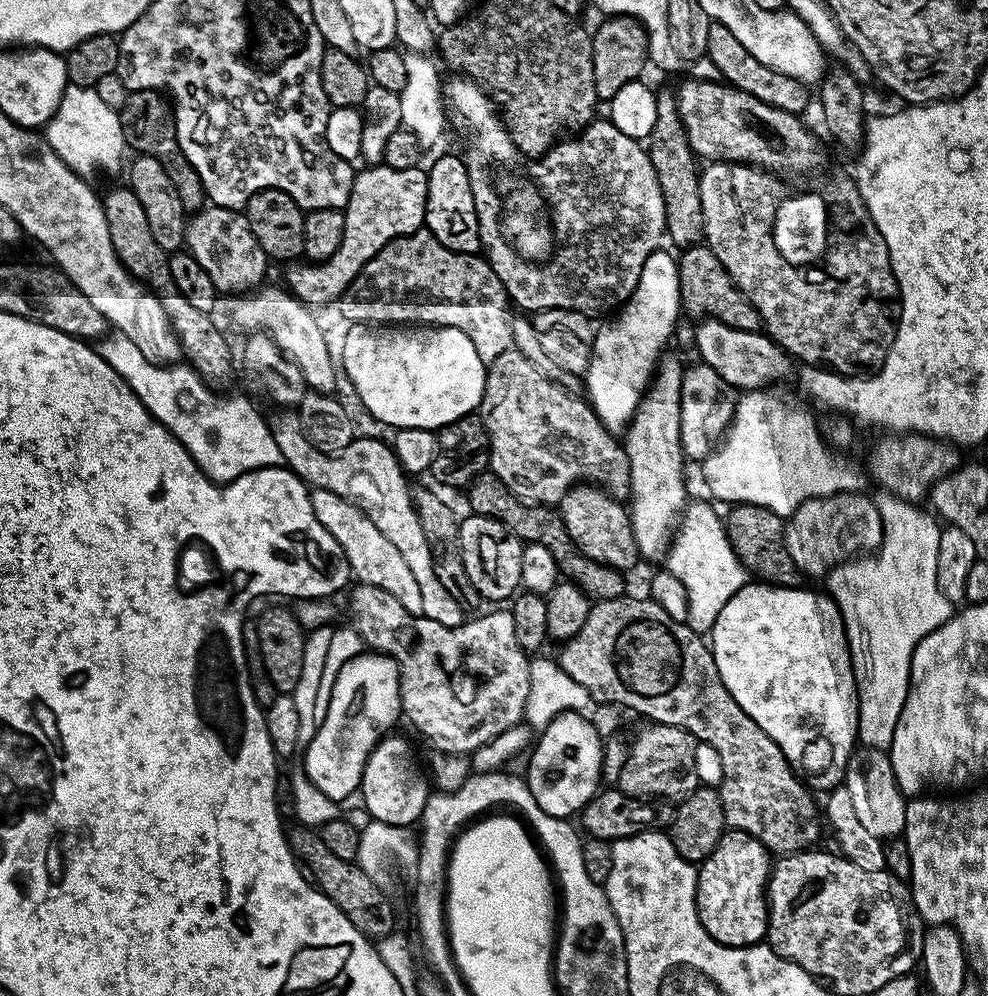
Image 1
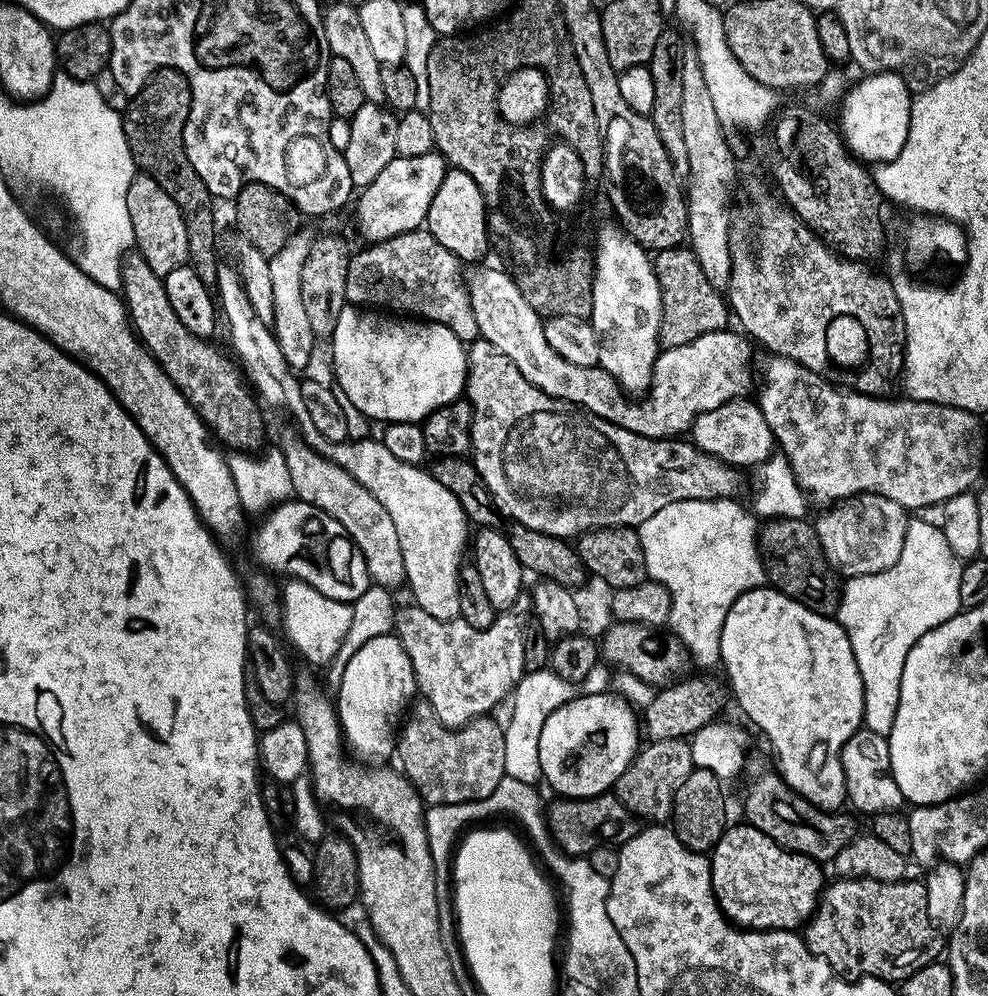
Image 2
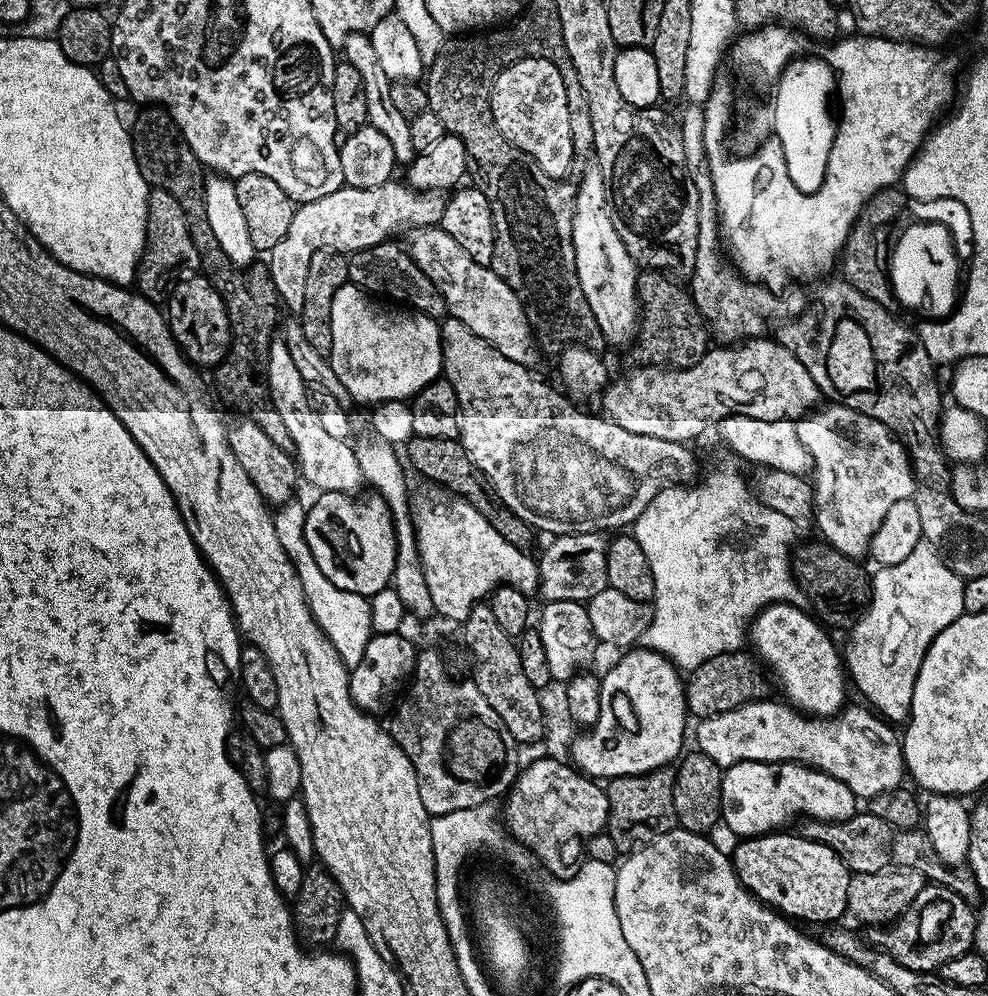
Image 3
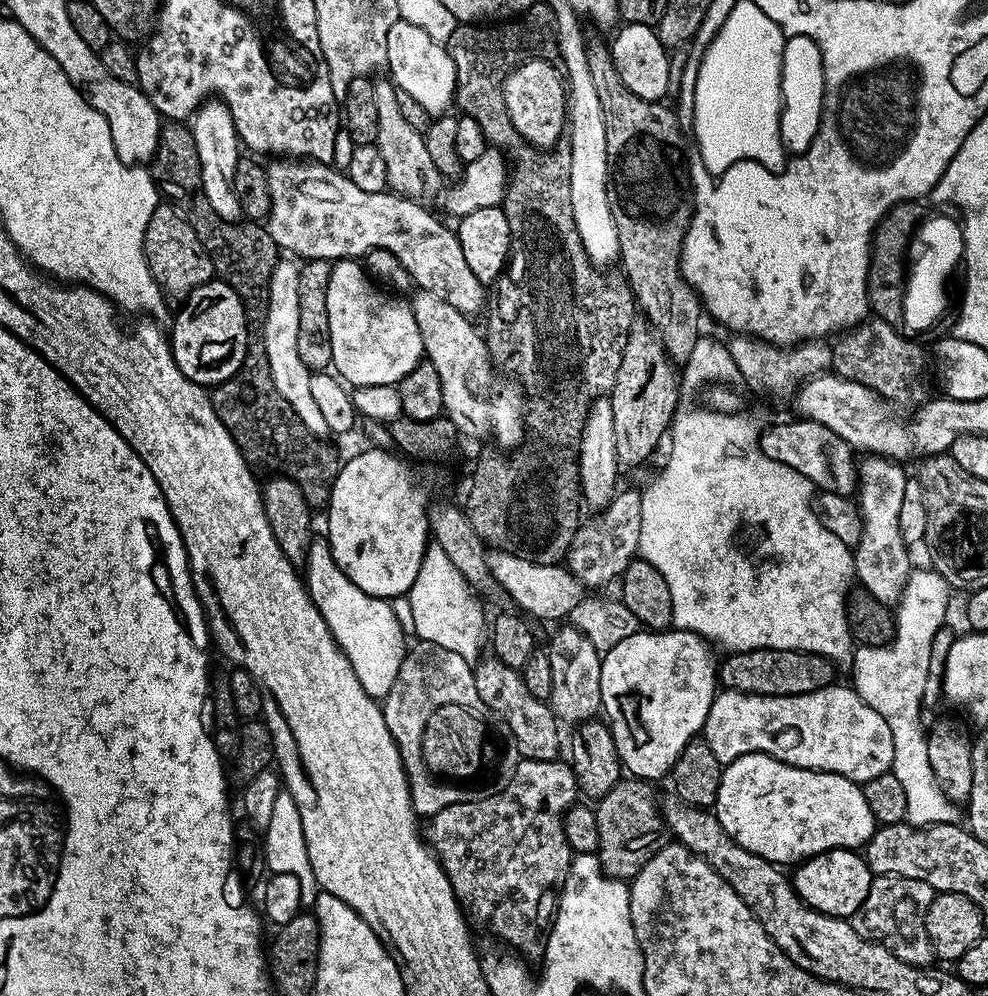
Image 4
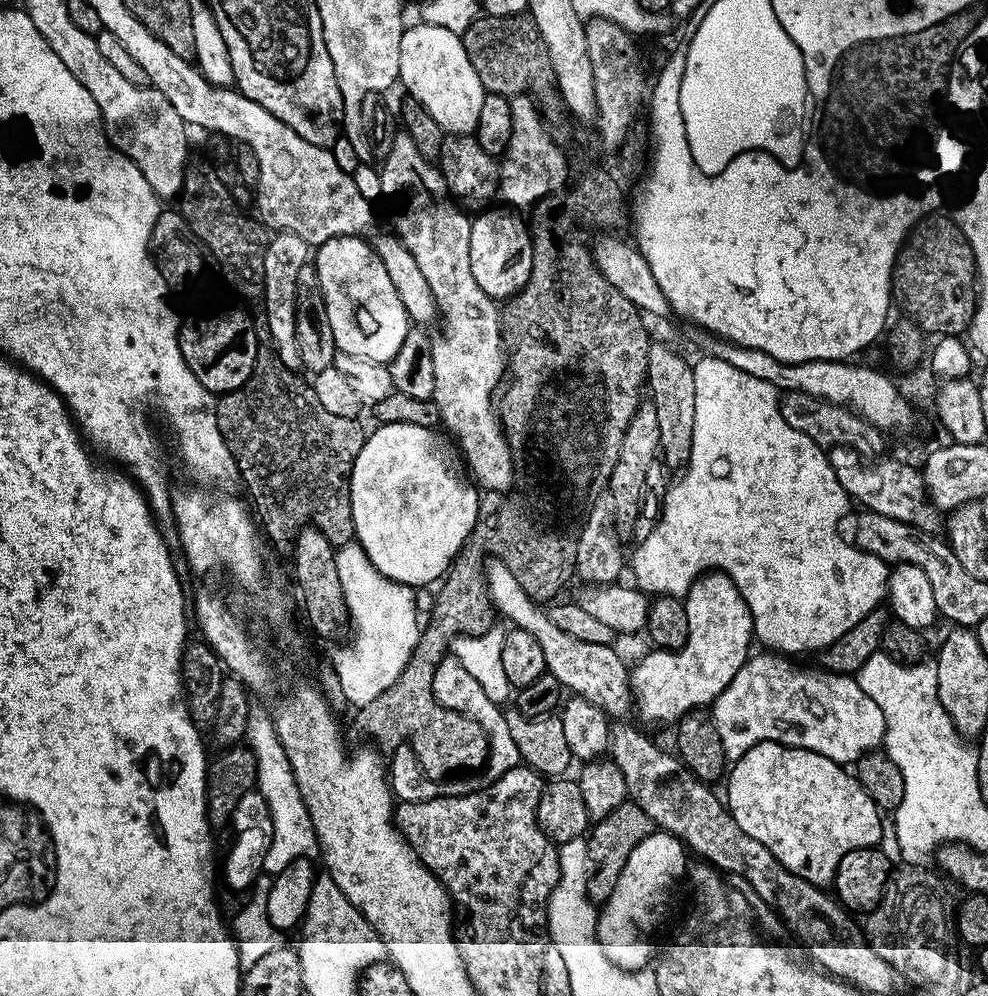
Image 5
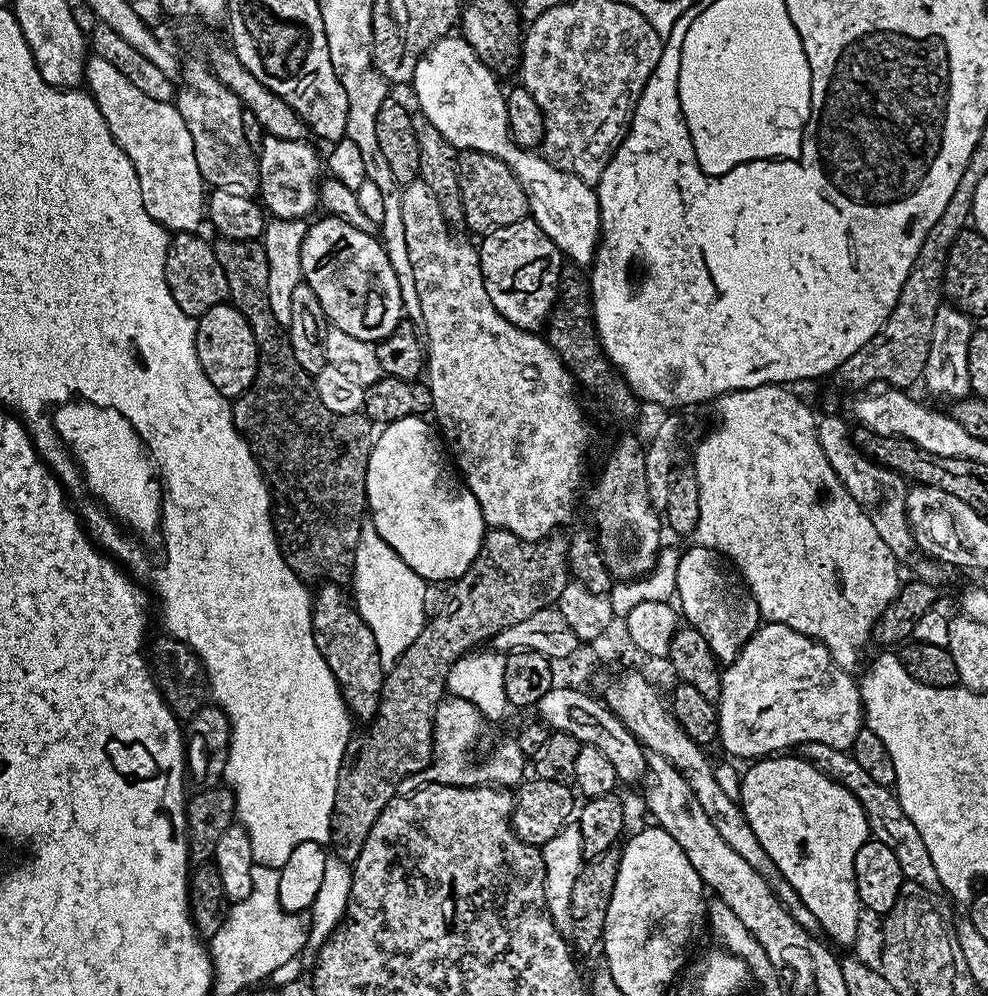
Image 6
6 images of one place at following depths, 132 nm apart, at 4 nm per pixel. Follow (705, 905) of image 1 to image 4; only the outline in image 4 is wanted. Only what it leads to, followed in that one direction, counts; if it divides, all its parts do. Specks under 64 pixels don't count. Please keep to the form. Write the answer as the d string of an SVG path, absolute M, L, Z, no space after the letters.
M835 848L817 856L811 856L793 872L796 873L791 873L792 885L796 888L796 893L810 907L827 916L841 918L852 917L864 905L874 879L874 873L869 870L863 855L850 848Z

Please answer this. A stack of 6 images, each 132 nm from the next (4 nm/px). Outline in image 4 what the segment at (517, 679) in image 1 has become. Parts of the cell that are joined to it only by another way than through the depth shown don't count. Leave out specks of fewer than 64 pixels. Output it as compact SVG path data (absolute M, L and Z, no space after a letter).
M621 489L601 511L600 520L579 525L572 533L571 545L565 553L564 564L586 588L604 586L617 581L630 561L637 557L641 544L643 493Z

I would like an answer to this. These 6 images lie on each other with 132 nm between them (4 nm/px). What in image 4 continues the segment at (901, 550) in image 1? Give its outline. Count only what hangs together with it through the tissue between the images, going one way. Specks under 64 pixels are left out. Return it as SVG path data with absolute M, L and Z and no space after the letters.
M934 570L928 572L913 571L904 587L904 595L900 597L894 608L896 618L896 634L889 644L878 646L860 646L855 649L852 657L851 683L860 695L882 718L886 718L886 726L890 726L890 734L894 738L894 762L890 771L902 782L902 790L906 790L907 823L924 828L927 824L954 824L961 819L957 805L940 788L936 774L930 764L928 753L928 737L926 724L920 721L920 703L924 700L924 691L928 688L928 671L932 668L932 643L944 624L944 615L948 612L948 592L950 586Z

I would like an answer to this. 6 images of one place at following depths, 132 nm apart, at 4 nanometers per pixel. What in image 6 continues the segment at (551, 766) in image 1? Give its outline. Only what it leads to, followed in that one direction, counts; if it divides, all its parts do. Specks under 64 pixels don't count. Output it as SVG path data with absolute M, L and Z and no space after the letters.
M697 544L691 547L684 552L681 551L679 555L678 570L675 571L676 602L681 617L687 619L685 620L687 625L702 634L717 661L727 666L759 628L760 618L756 610L752 608L748 610L730 588L718 564L717 553L713 549Z

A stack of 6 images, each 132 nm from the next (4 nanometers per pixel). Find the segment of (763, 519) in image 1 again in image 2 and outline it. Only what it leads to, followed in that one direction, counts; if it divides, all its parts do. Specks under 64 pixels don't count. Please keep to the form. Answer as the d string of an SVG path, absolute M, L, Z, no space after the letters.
M777 516L759 529L758 543L760 560L764 563L764 578L771 587L782 594L802 602L810 610L823 616L835 617L840 610L842 580L836 569L828 565L818 534L811 523L804 518Z

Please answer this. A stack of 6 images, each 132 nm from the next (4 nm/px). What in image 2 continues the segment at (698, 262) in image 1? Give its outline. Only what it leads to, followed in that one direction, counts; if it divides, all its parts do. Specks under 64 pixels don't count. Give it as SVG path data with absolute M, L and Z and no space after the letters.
M677 246L674 248L659 249L654 256L654 267L660 293L662 294L660 342L664 348L686 346L690 342L694 342L694 338L702 338L702 334L706 334L707 332L722 332L729 327L730 309L725 293L721 289L715 288L710 282L710 278L706 278L706 274L702 274L702 266L698 264L698 258L692 252L691 247Z

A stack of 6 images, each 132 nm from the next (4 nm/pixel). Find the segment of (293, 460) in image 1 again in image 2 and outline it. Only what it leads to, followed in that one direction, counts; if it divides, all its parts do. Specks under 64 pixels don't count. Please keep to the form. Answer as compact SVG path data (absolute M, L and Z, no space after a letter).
M221 263L217 267L214 288L218 293L218 308L223 323L224 320L228 323L228 336L236 350L235 357L255 395L267 407L269 404L272 408L285 408L292 415L296 423L295 431L301 440L327 460L342 466L342 470L362 482L362 486L366 486L366 490L370 490L370 494L374 494L374 498L386 506L386 514L390 514L390 519L394 521L394 530L398 530L398 542L402 546L404 559L404 579L406 588L412 591L416 599L413 600L415 607L426 610L426 614L439 620L457 619L460 614L460 570L465 563L464 547L470 544L470 521L458 498L454 498L454 494L450 494L442 482L434 479L431 471L398 462L398 458L394 458L394 454L390 454L390 450L386 450L379 440L346 439L339 444L322 438L314 422L310 422L310 414L300 389L301 381L296 380L297 373L288 367L275 331L255 314L240 274L231 263Z

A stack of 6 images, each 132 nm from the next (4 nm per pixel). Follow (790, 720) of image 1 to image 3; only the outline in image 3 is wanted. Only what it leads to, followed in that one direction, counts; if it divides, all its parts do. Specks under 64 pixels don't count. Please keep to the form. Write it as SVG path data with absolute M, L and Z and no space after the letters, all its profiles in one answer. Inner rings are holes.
M772 604L770 607L762 609L762 611L759 612L755 620L753 620L750 625L750 644L753 644L753 646L751 645L751 647L754 649L755 655L759 657L759 659L763 661L763 663L767 665L767 667L770 669L771 675L775 677L775 679L776 679L776 676L778 679L780 679L780 684L782 687L784 687L785 694L789 696L789 697L788 696L785 696L785 697L787 697L787 699L791 701L793 705L804 706L800 704L808 704L816 696L816 704L818 707L832 708L828 710L839 709L841 705L845 703L844 680L846 684L846 668L845 668L845 665L842 663L841 649L839 652L839 650L836 649L835 642L832 641L830 637L828 637L829 629L825 627L825 625L821 623L821 621L817 619L815 615L809 614L807 611L805 611L806 613L804 613L802 609L803 607L797 606L795 604ZM743 760L723 769L722 806L720 815L723 827L728 827L736 838L749 836L765 836L767 832L775 832L788 826L795 816L810 820L845 820L855 816L858 811L858 798L838 778L818 768L810 768L806 764L781 762L767 764L766 762L750 762Z

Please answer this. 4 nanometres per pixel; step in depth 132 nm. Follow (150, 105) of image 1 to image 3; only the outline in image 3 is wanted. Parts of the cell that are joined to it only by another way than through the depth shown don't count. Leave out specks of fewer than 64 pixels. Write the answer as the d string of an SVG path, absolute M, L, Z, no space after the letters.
M144 106L139 109L140 113L136 116L136 121L130 124L130 135L132 138L132 149L138 162L138 170L142 178L152 188L161 188L166 190L166 194L174 194L178 201L178 206L182 206L182 214L186 214L186 222L190 230L190 238L194 238L196 249L200 255L200 267L203 275L212 281L213 286L220 291L220 296L224 299L224 305L230 318L232 327L232 345L228 348L228 353L224 356L224 361L217 364L214 369L216 375L216 392L225 400L226 403L232 404L232 408L241 417L252 420L262 430L266 430L266 435L278 446L291 449L292 439L290 432L286 430L282 422L282 414L272 404L272 395L268 385L268 363L270 362L270 346L274 339L274 333L277 331L278 320L276 318L282 313L280 296L276 293L276 287L272 281L271 274L268 273L267 267L253 267L251 270L241 270L237 265L232 264L222 254L222 246L218 246L218 238L214 238L214 230L210 230L210 222L206 222L206 206L204 205L204 182L206 179L206 169L200 163L199 158L190 150L186 138L178 130L174 118L168 109L163 106Z

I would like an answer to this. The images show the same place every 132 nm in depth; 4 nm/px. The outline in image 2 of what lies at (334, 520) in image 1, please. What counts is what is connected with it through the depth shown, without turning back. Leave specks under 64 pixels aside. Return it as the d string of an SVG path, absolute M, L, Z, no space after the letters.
M289 430L284 436L282 451L286 458L286 468L290 470L290 482L295 499L305 500L310 506L318 506L330 518L343 526L348 537L355 544L366 562L368 579L373 585L396 590L405 583L402 546L398 542L398 530L394 530L394 521L386 514L386 506L362 486L342 466L327 460L315 452L306 441L301 440L295 431Z

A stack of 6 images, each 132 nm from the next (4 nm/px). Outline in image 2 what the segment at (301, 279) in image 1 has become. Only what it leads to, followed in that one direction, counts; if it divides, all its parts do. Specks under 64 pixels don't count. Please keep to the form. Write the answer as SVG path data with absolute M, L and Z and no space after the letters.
M433 150L418 154L418 158L396 156L382 174L359 193L356 204L356 224L365 241L389 240L398 234L417 231L427 221L430 202L442 186L442 178L450 171L449 165L439 152Z

